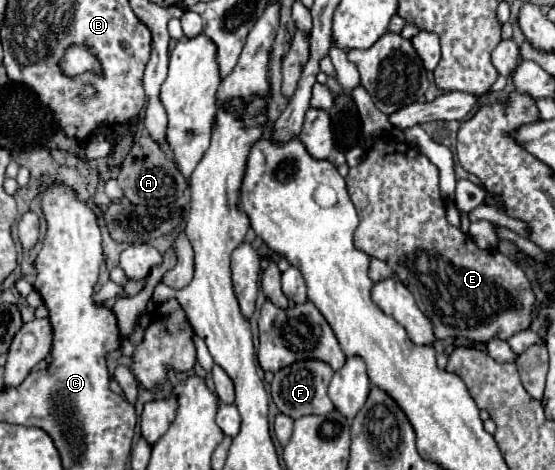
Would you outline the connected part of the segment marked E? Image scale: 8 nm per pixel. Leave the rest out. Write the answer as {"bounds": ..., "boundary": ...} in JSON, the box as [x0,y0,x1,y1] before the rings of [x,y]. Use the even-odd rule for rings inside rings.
{"bounds":[346,138,534,342],"boundary":[[[378,138],[366,158],[350,168],[346,186],[356,206],[360,224],[354,232],[354,244],[372,258],[384,260],[414,294],[420,310],[430,318],[436,338],[464,336],[474,342],[490,342],[492,338],[510,340],[528,328],[534,310],[534,292],[524,272],[498,250],[482,250],[476,242],[462,234],[460,228],[446,222],[446,200],[438,186],[438,168],[416,148],[406,142]]]}

